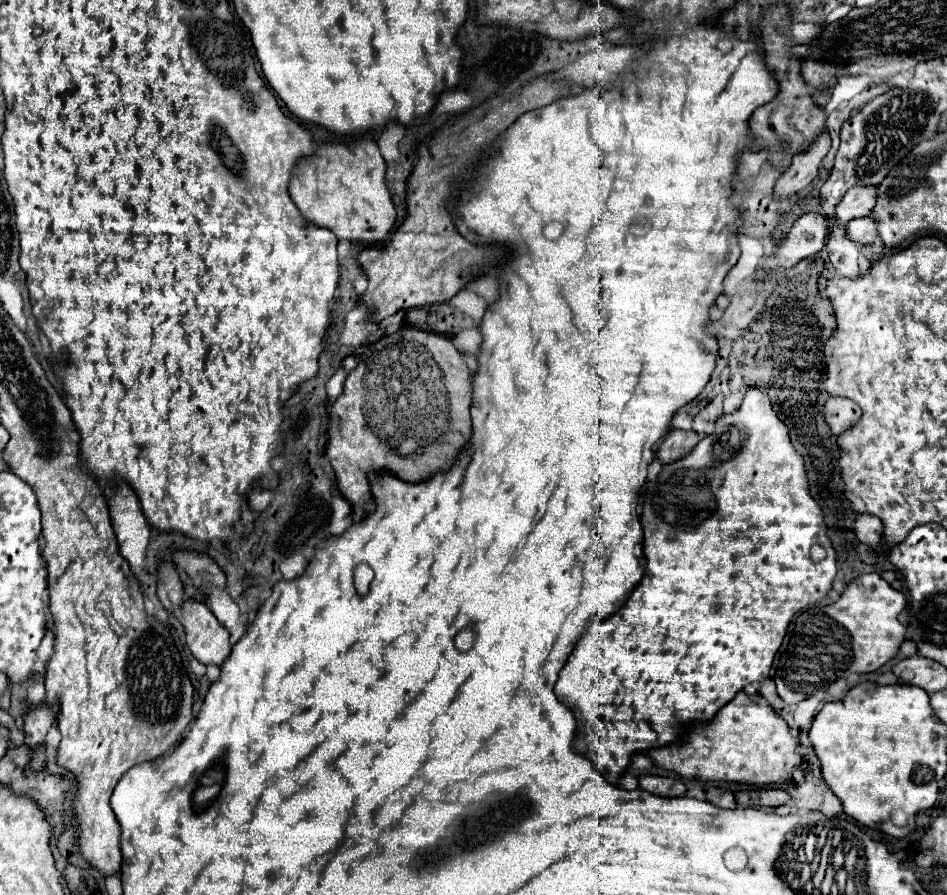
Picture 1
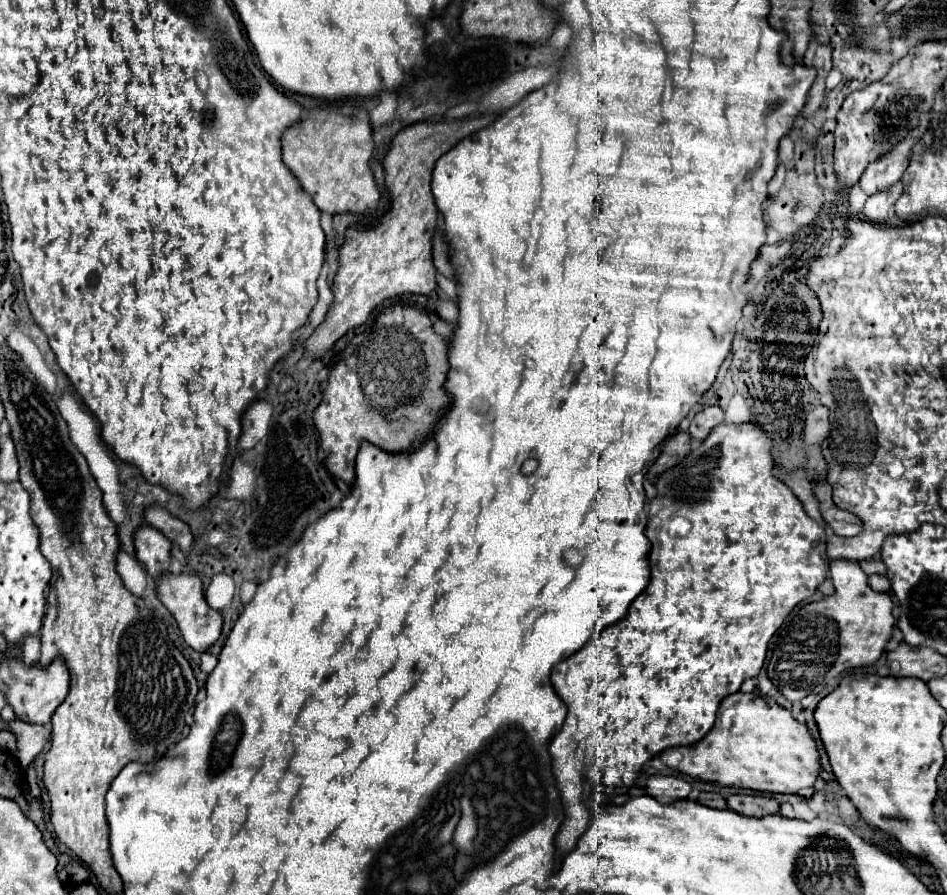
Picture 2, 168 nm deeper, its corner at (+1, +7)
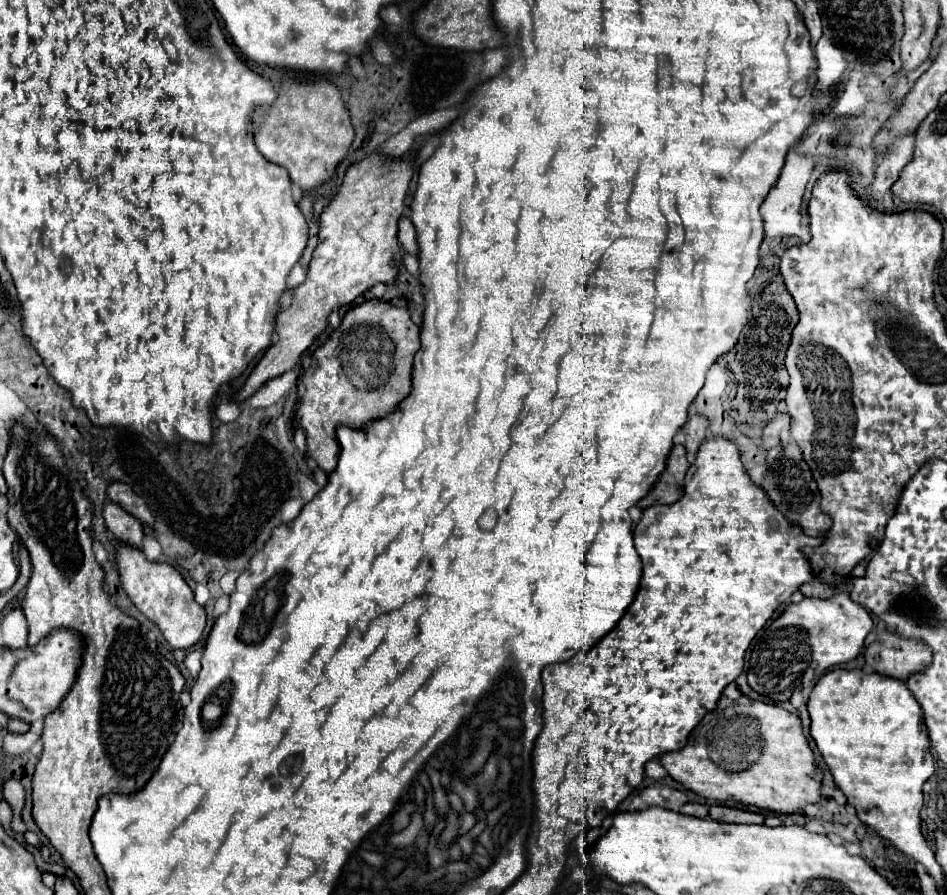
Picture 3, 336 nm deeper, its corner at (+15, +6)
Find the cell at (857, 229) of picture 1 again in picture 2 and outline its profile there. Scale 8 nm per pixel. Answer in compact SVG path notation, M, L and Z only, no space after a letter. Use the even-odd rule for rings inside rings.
M896 181L894 185L890 185L886 191L880 191L872 197L868 197L866 205L864 205L864 213L872 223L880 223L886 225L888 217L892 213L894 203L898 201L898 197L902 195L902 181Z

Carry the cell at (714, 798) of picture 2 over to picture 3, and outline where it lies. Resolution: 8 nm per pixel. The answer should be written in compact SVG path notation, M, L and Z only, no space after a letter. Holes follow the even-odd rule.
M686 802L682 808L680 808L682 814L688 814L688 816L696 816L696 818L706 818L708 816L708 806L704 804L698 804L698 802Z

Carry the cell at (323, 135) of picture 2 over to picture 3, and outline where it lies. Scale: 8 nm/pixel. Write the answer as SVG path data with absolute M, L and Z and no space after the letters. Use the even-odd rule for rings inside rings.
M284 80L276 102L272 106L256 108L252 114L252 124L260 154L266 160L286 168L290 180L304 192L316 190L334 176L354 138L350 112L342 100L342 94L334 84L326 80Z

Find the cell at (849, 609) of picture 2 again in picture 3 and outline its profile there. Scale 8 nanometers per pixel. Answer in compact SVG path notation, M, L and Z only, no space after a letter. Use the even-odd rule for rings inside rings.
M836 594L826 600L804 598L798 604L790 604L752 642L748 684L774 702L790 700L794 690L814 686L832 666L854 660L862 652L872 624L868 610L852 602L848 594Z

